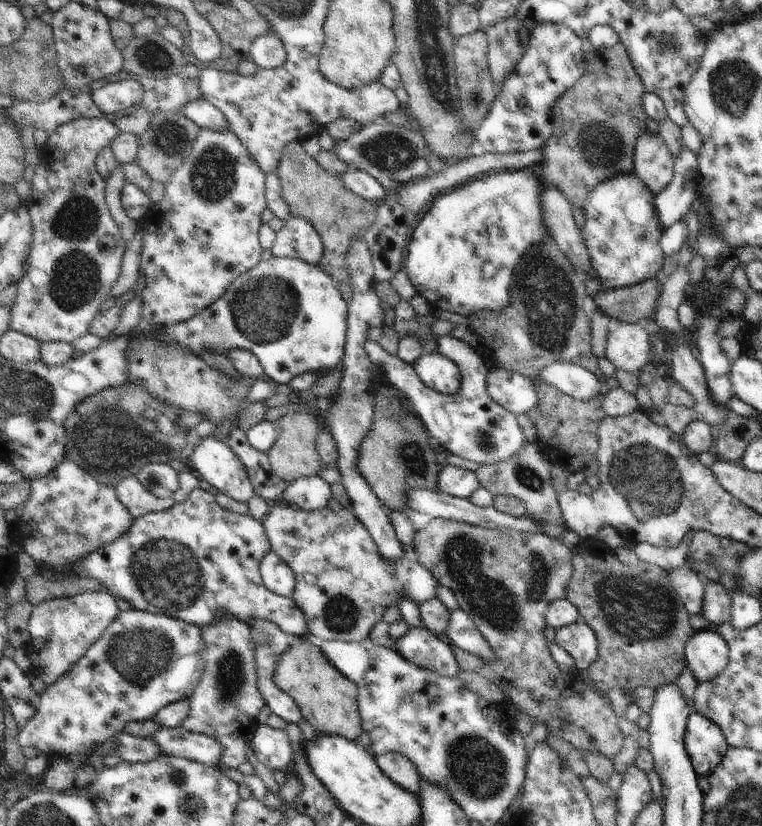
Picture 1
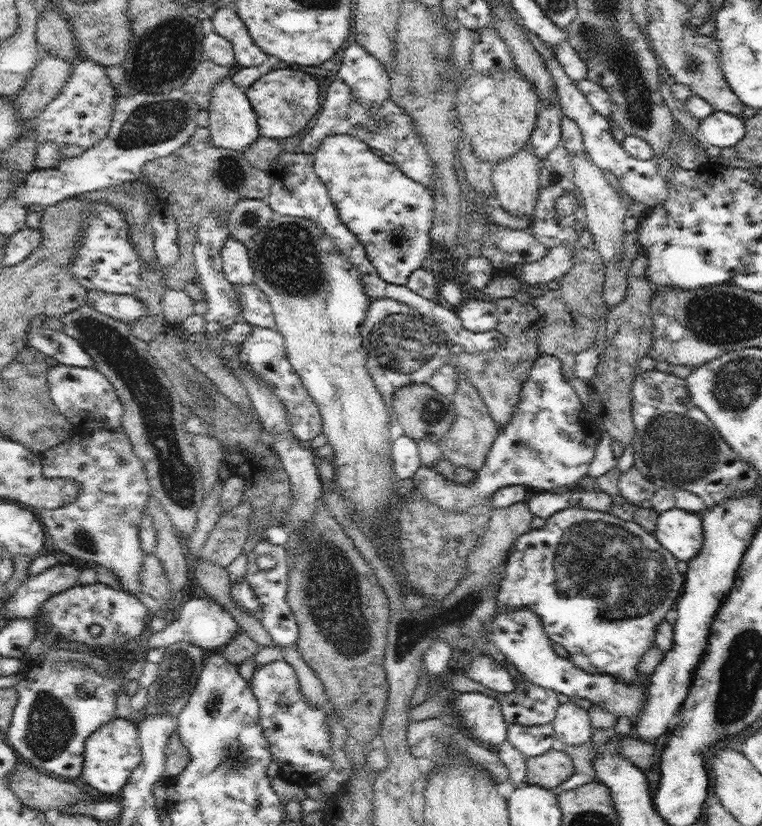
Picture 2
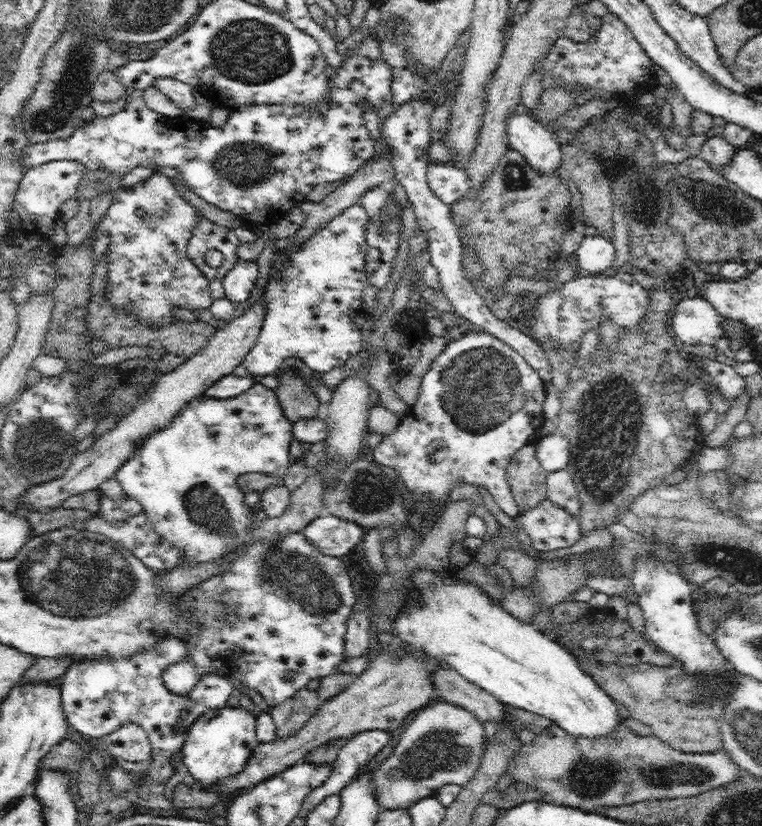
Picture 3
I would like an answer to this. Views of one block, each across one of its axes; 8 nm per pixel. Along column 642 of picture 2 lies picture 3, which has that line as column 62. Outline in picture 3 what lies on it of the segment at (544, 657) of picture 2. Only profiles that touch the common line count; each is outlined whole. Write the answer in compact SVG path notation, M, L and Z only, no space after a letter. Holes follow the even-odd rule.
M168 633L166 636L160 637L152 648L138 651L127 657L116 657L112 661L96 657L95 659L72 662L60 678L60 698L64 715L68 725L74 726L74 729L81 735L100 740L102 737L116 732L120 726L128 724L128 722L134 722L147 733L152 746L152 761L150 761L150 766L148 766L142 781L152 785L154 790L158 790L159 786L163 786L174 774L174 766L168 760L182 751L189 726L192 726L200 716L207 712L226 707L235 686L227 678L210 672L210 674L202 674L200 680L196 682L196 686L187 695L170 692L163 683L164 669L172 663L187 659L188 655L188 645L180 641L174 633Z

